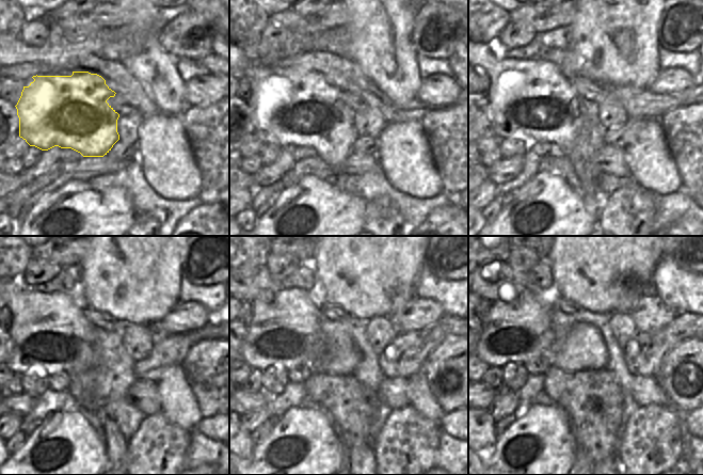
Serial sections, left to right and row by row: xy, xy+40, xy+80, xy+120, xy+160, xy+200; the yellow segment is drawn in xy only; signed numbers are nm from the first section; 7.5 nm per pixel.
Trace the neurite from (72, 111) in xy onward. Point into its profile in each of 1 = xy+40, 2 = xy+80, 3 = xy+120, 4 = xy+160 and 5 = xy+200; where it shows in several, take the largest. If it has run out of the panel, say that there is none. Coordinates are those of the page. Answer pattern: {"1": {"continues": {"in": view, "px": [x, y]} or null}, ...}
{"1": {"continues": {"in": "xy+40", "px": [291, 111]}}, "2": {"continues": {"in": "xy+80", "px": [532, 109]}}, "3": {"continues": {"in": "xy+120", "px": [59, 344]}}, "4": {"continues": {"in": "xy+160", "px": [290, 345]}}, "5": {"continues": {"in": "xy+200", "px": [522, 345]}}}

